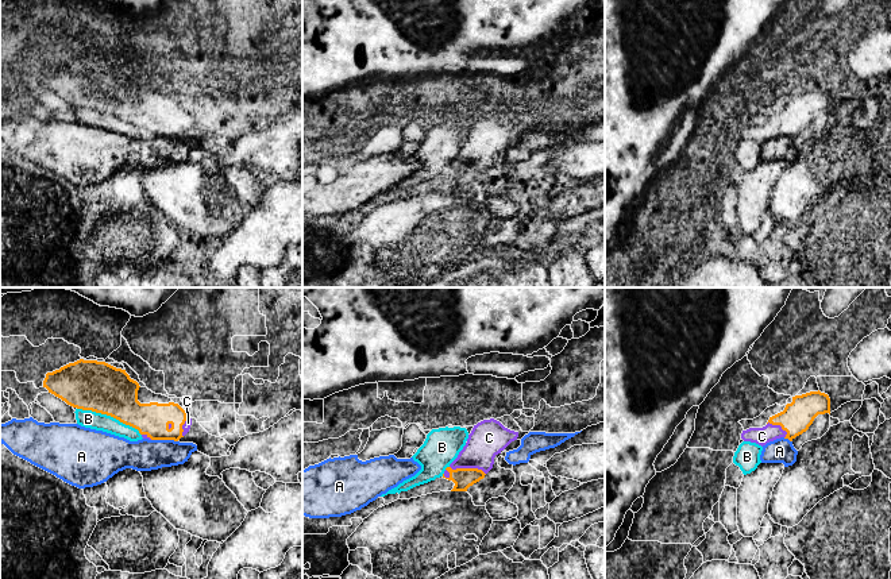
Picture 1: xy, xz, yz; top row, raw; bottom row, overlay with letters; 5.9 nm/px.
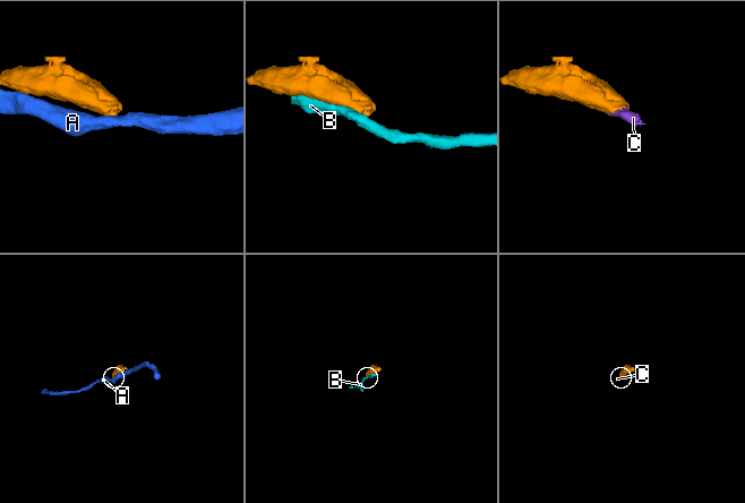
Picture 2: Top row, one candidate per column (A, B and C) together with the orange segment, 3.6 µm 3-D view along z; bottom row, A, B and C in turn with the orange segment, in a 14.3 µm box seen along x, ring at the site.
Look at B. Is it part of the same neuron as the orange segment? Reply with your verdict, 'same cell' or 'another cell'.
another cell

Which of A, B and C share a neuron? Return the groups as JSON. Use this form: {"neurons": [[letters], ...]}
{"neurons": [["A"], ["B"], ["C"]]}

